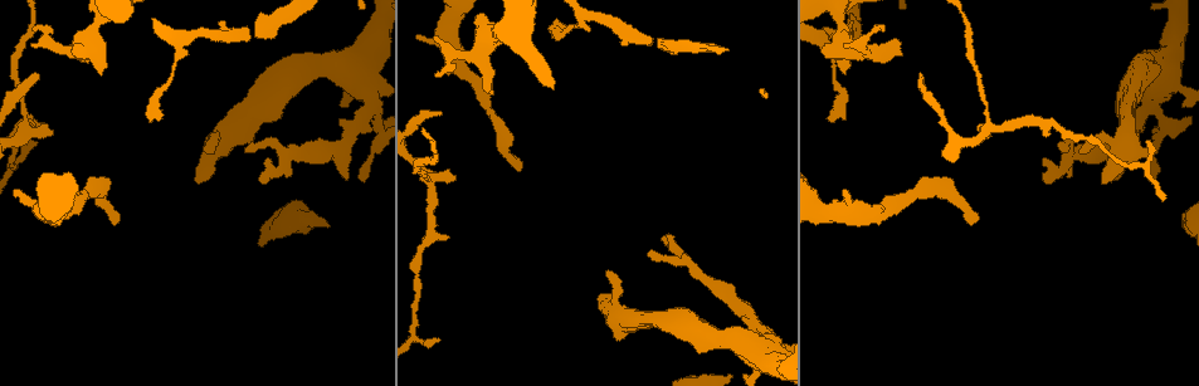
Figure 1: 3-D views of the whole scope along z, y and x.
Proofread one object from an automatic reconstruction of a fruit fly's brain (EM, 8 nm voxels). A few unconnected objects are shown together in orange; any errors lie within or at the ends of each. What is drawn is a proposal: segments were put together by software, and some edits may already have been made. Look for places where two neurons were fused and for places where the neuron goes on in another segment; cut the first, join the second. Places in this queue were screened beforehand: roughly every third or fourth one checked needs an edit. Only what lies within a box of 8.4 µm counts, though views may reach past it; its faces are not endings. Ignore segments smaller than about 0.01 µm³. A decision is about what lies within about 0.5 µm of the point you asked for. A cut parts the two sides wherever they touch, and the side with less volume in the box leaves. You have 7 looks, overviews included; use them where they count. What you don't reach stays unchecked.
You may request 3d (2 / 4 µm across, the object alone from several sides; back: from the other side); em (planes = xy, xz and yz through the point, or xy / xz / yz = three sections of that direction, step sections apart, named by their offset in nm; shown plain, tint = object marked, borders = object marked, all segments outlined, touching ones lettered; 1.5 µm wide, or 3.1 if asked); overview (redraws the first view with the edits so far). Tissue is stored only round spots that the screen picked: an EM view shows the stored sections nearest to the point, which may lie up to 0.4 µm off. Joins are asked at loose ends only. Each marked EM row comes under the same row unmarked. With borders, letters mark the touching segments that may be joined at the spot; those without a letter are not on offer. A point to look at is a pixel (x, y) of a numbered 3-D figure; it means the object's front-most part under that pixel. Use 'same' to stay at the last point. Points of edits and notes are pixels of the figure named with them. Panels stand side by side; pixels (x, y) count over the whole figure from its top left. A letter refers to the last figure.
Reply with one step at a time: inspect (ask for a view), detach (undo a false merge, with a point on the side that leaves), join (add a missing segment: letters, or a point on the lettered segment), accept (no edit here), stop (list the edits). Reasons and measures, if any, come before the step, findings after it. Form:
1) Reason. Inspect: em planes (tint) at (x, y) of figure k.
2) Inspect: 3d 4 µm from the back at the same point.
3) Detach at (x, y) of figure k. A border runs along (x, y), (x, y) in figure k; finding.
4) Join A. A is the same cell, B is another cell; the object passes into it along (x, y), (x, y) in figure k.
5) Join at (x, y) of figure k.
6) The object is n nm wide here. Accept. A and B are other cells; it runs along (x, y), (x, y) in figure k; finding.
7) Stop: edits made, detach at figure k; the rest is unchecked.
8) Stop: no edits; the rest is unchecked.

Thin end. Inspect: 3d 4 µm at (833, 119) of figure 1.

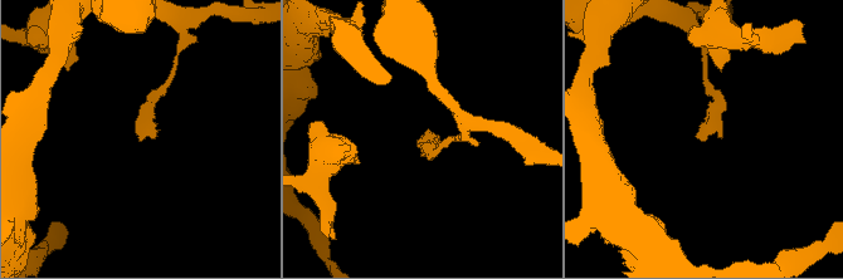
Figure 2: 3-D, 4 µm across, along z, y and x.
Now the EM. Inspect: em xy step 8 (borders) at (139, 141) of figure 2.

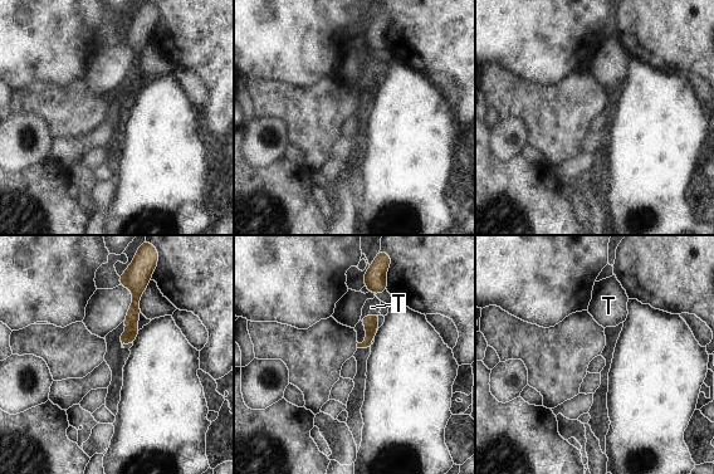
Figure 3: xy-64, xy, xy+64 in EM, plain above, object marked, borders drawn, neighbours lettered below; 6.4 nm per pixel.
Another direction. Inspect: em planes (borders) at the same point.

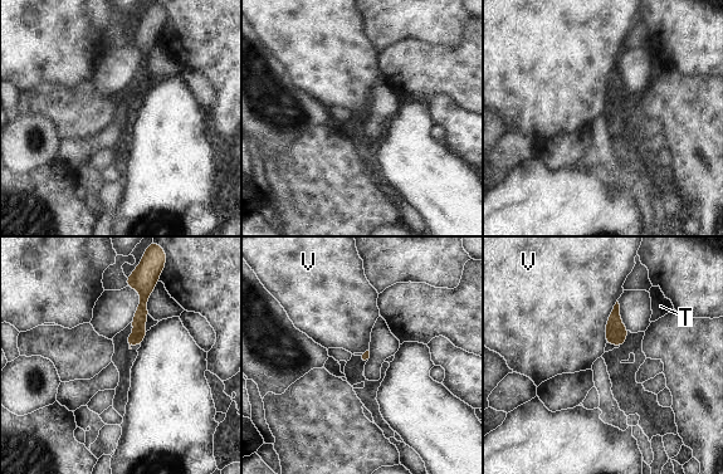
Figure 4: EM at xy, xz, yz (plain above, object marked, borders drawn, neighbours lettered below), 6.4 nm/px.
Accept. T and V are other cells; it runs along (143, 293), (138, 333), (131, 341) in figure 4; no lettered segment goes on from it.

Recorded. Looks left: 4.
Three-way junction. Inspect: em xy step 8 (tint) at (984, 131) of figure 1.

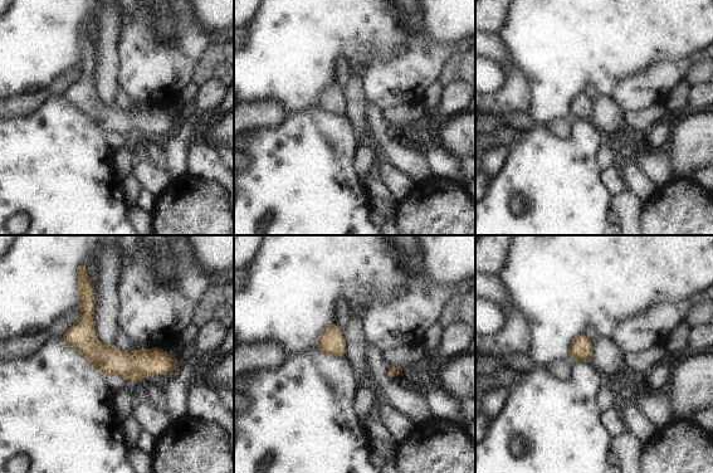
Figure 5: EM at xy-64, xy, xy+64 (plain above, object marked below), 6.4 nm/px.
Inspect: em planes (borders) at the same point.

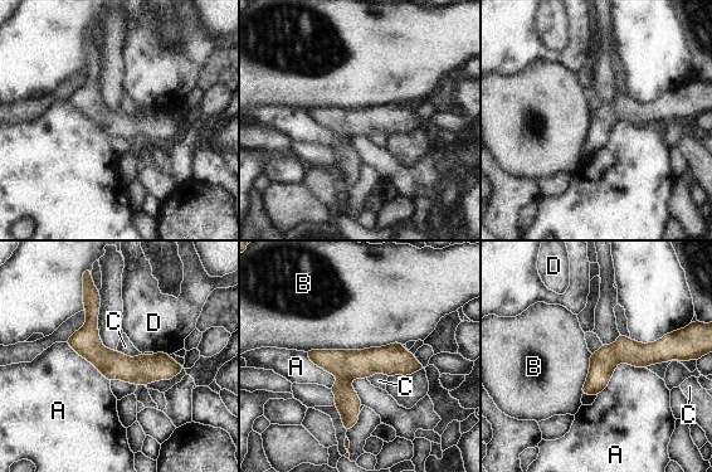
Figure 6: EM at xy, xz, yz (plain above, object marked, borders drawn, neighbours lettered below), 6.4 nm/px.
Accept. A, B, C and D are other cells; a border runs along (117, 350), (132, 358), (141, 353) in figure 6; one neuron here.

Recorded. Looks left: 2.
An open end. Inspect: em xz step 4 (borders) at (364, 182) of figure 1.

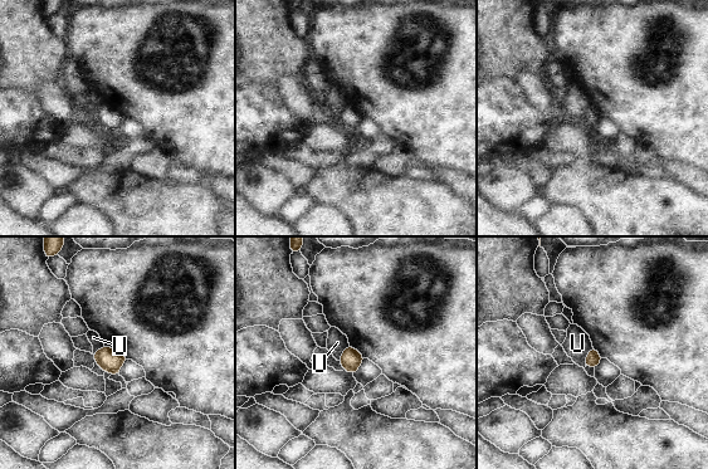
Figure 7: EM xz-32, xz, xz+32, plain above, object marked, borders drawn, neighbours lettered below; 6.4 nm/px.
Accept. U is another cell; a border runs along (592, 347), (584, 366) in figure 7; none of them fits.

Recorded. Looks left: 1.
Stop: no edits; the rest is unchecked.

